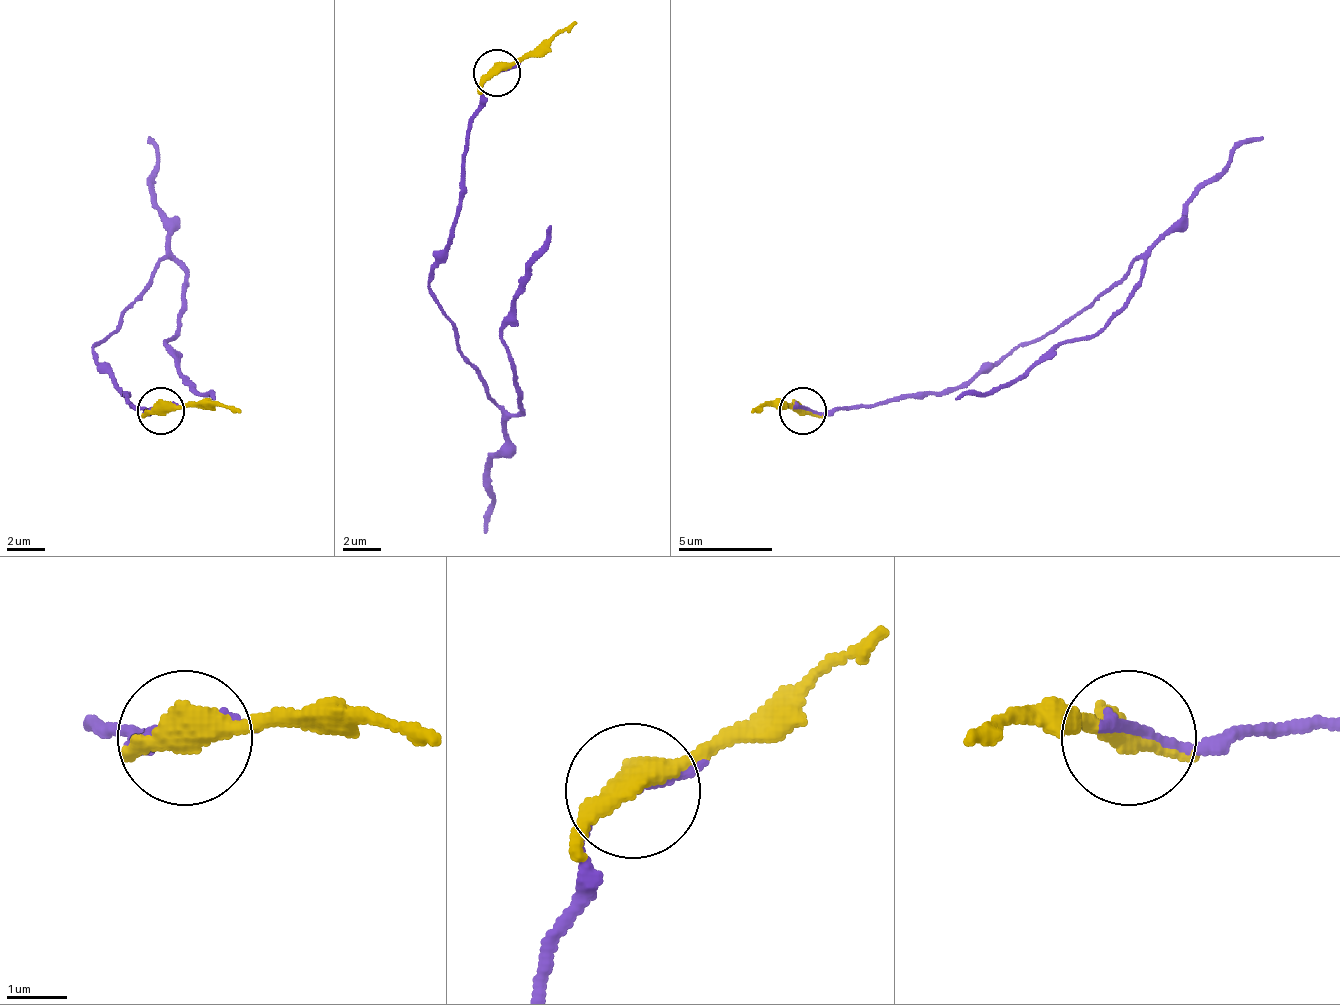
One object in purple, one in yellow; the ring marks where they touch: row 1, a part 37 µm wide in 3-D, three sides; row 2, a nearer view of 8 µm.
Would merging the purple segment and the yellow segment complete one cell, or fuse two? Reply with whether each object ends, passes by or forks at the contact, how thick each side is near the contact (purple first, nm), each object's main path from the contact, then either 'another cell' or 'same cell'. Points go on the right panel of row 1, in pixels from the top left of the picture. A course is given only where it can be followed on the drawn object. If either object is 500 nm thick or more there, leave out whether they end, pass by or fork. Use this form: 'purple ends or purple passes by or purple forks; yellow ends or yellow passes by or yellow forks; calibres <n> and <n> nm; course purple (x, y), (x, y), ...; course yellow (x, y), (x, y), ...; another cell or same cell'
purple passes by; yellow passes by; calibres 160 and 380 nm; course purple (801, 409), (937, 395), (1088, 311), (1135, 259), (1144, 264), (1116, 315), (1050, 348), (1012, 381), (956, 400); course yellow (801, 409), (787, 405), (759, 405), (749, 414); same cell

